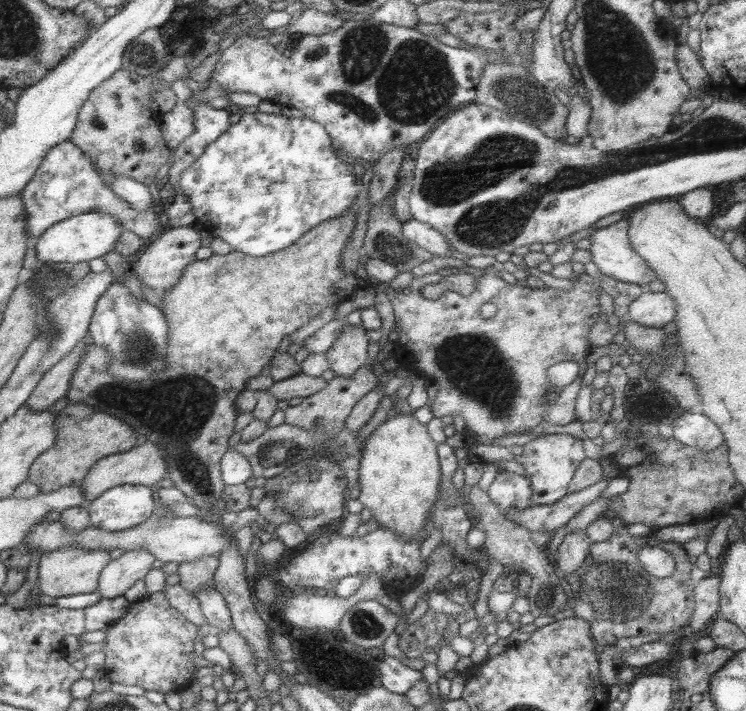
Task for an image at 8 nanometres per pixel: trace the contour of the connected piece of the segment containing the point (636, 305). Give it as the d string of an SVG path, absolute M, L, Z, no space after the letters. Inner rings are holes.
M648 289L629 306L630 320L652 328L662 328L675 320L678 305L665 292Z

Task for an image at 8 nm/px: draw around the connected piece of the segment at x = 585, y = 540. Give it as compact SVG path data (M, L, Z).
M570 531L557 550L558 568L566 573L576 570L586 560L590 539L585 531Z

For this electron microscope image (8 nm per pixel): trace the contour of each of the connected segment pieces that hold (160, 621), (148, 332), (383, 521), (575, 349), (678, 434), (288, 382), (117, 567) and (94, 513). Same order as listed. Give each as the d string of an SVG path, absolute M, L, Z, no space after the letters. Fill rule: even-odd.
M164 590L152 594L147 600L133 602L131 610L128 610L126 615L123 615L106 631L107 646L103 648L103 652L106 654L104 669L107 672L106 676L112 683L141 686L144 690L156 690L163 694L188 689L188 685L196 680L197 667L194 666L192 656L190 656L192 652L195 652L196 635L198 635L198 626L189 622L170 605Z
M112 283L97 300L88 334L92 342L108 349L111 356L109 371L125 381L144 380L152 372L162 370L165 364L168 340L168 325L161 309L145 299L135 297L133 291L124 283Z
M403 413L387 417L365 439L360 457L360 494L357 498L372 511L378 524L394 529L399 537L410 540L420 536L430 509L440 496L441 464L437 445L430 437L427 425L420 423L413 414Z
M462 267L442 268L431 274L414 277L408 287L400 291L387 288L389 299L395 310L398 339L394 342L393 358L396 358L400 367L421 377L428 378L438 384L438 395L431 405L435 417L455 416L459 414L466 422L465 447L474 444L492 445L495 438L510 433L534 428L542 422L564 425L577 419L576 402L581 389L582 376L588 366L587 358L593 346L588 335L591 328L599 321L600 305L599 292L596 290L599 279L594 279L587 273L571 277L574 288L560 290L545 286L544 288L530 288L510 284L501 279L500 272L495 267ZM470 273L477 279L475 290L468 296L447 290L441 293L436 300L426 299L420 289L426 284L436 284L450 274ZM492 302L497 311L494 318L484 318L480 315L480 306ZM474 334L494 340L494 346L474 346ZM571 360L580 365L580 374L575 382L571 382L565 393L556 401L546 401L549 393L547 370L556 362Z
M686 412L676 420L674 438L686 446L710 452L725 443L720 427L703 412Z
M300 373L284 380L276 380L268 390L278 401L290 401L292 398L307 398L320 392L327 385L323 377L312 377Z
M145 548L131 550L120 558L111 560L100 573L98 592L101 599L120 597L134 586L136 580L145 578L157 558Z
M124 484L113 486L89 504L91 524L100 529L119 531L138 526L157 509L149 486Z

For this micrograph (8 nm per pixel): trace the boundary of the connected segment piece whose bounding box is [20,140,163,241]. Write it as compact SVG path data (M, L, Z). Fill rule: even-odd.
M69 140L50 148L34 178L20 194L27 212L27 235L38 238L46 229L61 220L77 214L102 212L114 216L114 220L121 224L123 230L129 230L136 236L149 241L158 236L163 230L158 228L159 220L156 218L159 209L154 208L144 212L134 210L126 200L119 198L102 182L100 174L94 170L92 161L84 154Z

